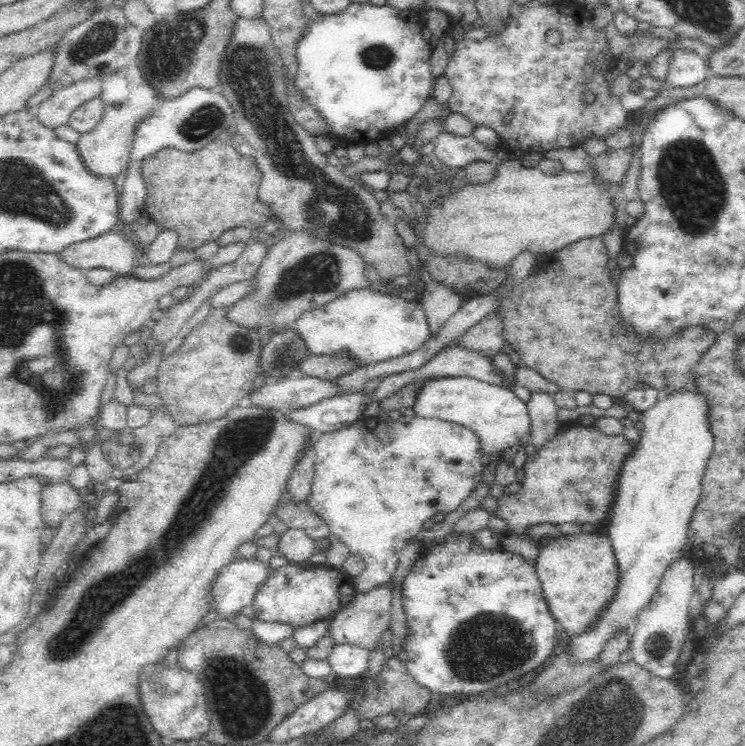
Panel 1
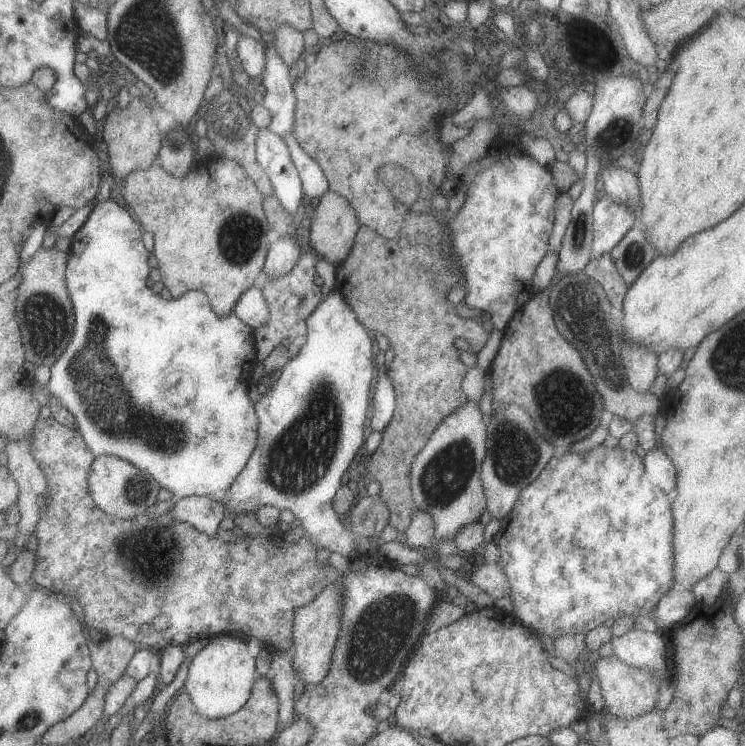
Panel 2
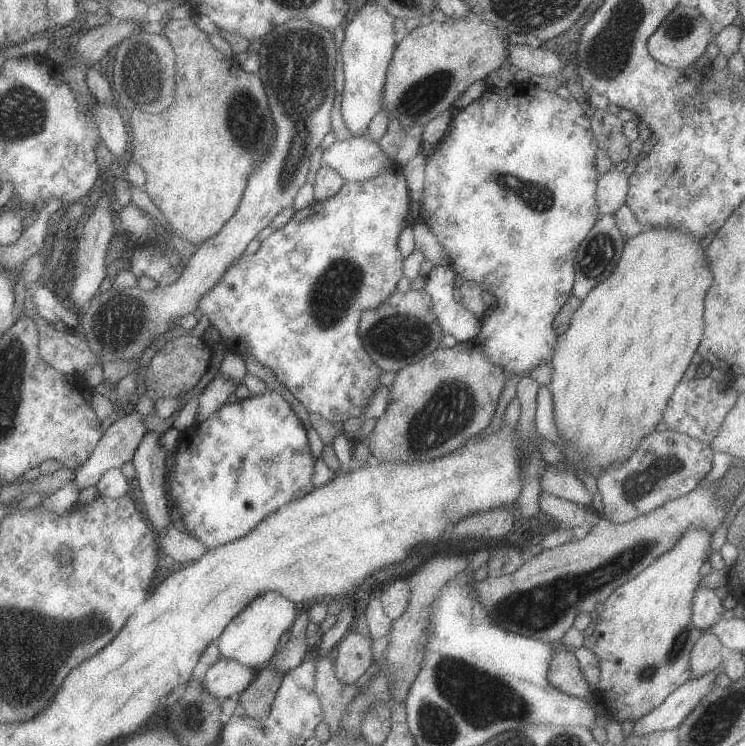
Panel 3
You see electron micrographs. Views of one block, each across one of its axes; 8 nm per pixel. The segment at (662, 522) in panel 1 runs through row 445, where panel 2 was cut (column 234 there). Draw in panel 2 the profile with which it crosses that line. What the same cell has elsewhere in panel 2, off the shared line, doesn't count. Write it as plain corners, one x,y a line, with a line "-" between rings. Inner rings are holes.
225,633
214,640
196,656
190,670
190,678
185,690
208,718
224,718
240,712
250,699
258,680
262,677
256,666
256,657
250,654
250,646
245,636

